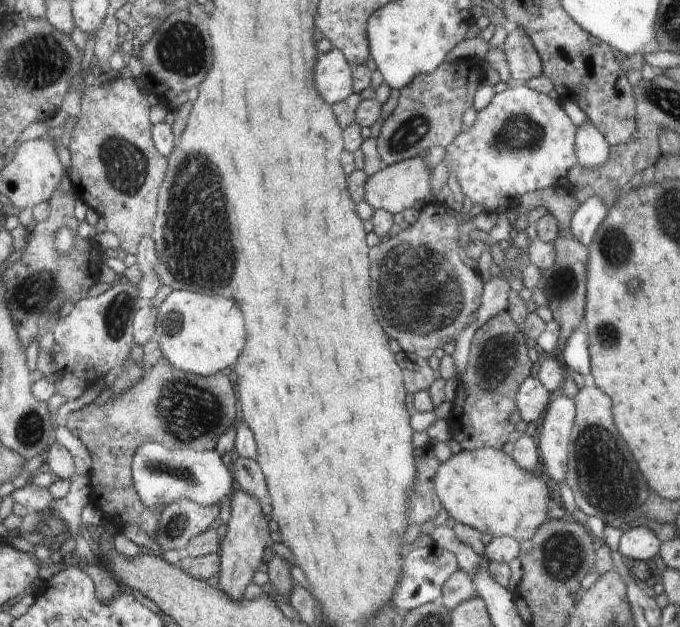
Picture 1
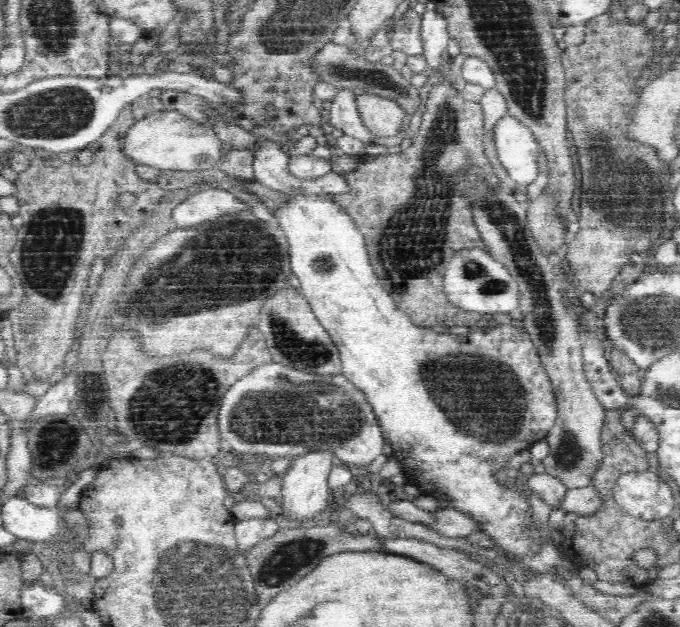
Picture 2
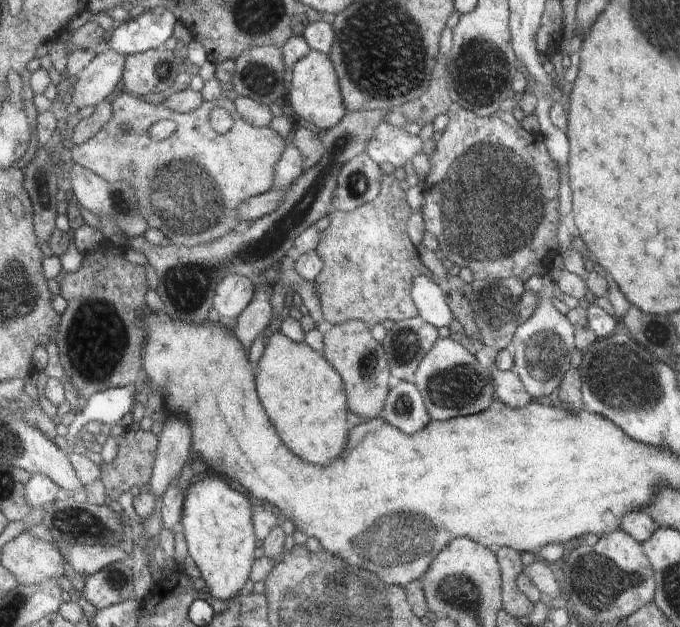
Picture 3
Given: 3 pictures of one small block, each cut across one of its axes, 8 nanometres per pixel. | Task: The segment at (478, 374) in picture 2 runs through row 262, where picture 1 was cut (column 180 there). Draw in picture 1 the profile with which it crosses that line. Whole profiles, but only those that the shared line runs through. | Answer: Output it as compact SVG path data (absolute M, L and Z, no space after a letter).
M171 291L157 309L154 339L162 356L178 370L203 377L234 368L246 340L244 318L236 302L222 296Z

